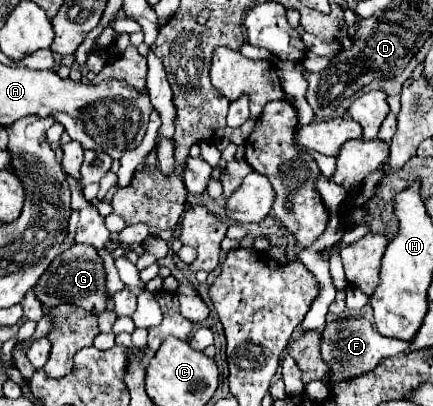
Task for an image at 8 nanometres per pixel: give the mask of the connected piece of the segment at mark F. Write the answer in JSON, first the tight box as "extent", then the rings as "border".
{"extent":[321,318,407,390],"border":[[[341,318],[335,322],[327,322],[325,330],[321,332],[321,356],[323,362],[327,362],[327,378],[325,384],[329,390],[333,390],[339,382],[357,378],[361,374],[371,372],[379,360],[395,356],[407,348],[407,342],[395,340],[395,338],[381,338],[381,334],[371,326],[369,320],[365,318]]]}

